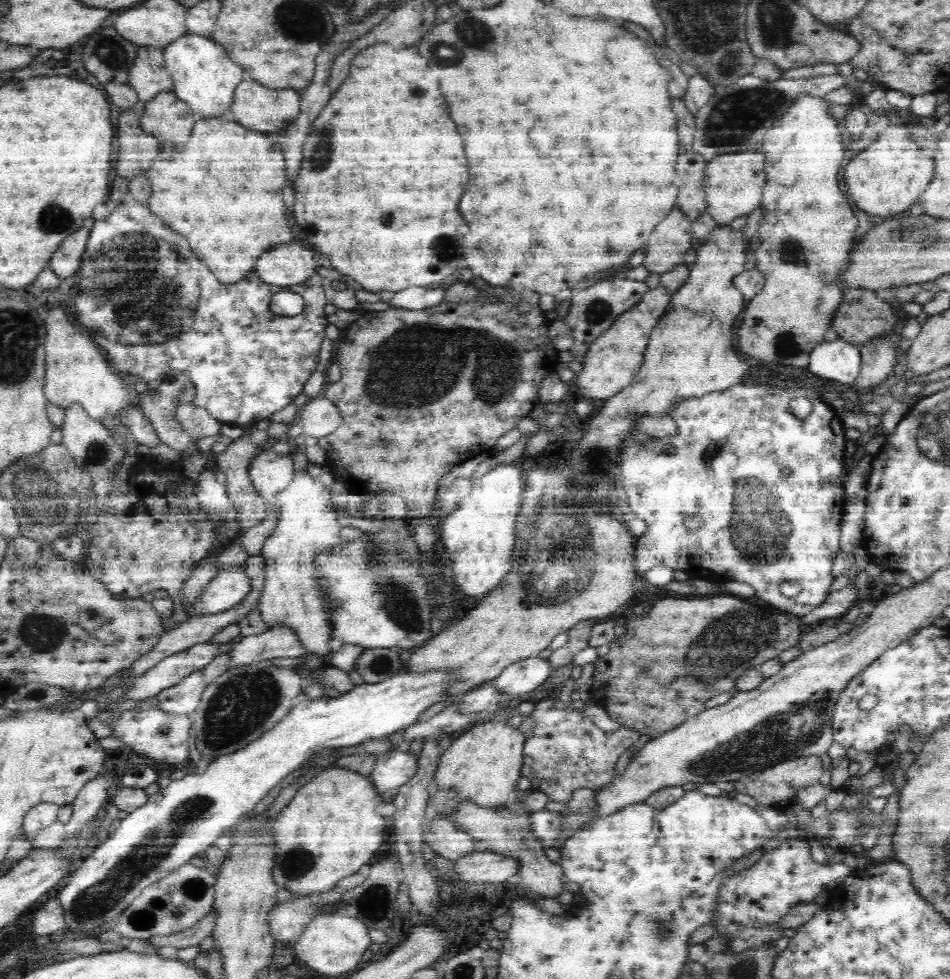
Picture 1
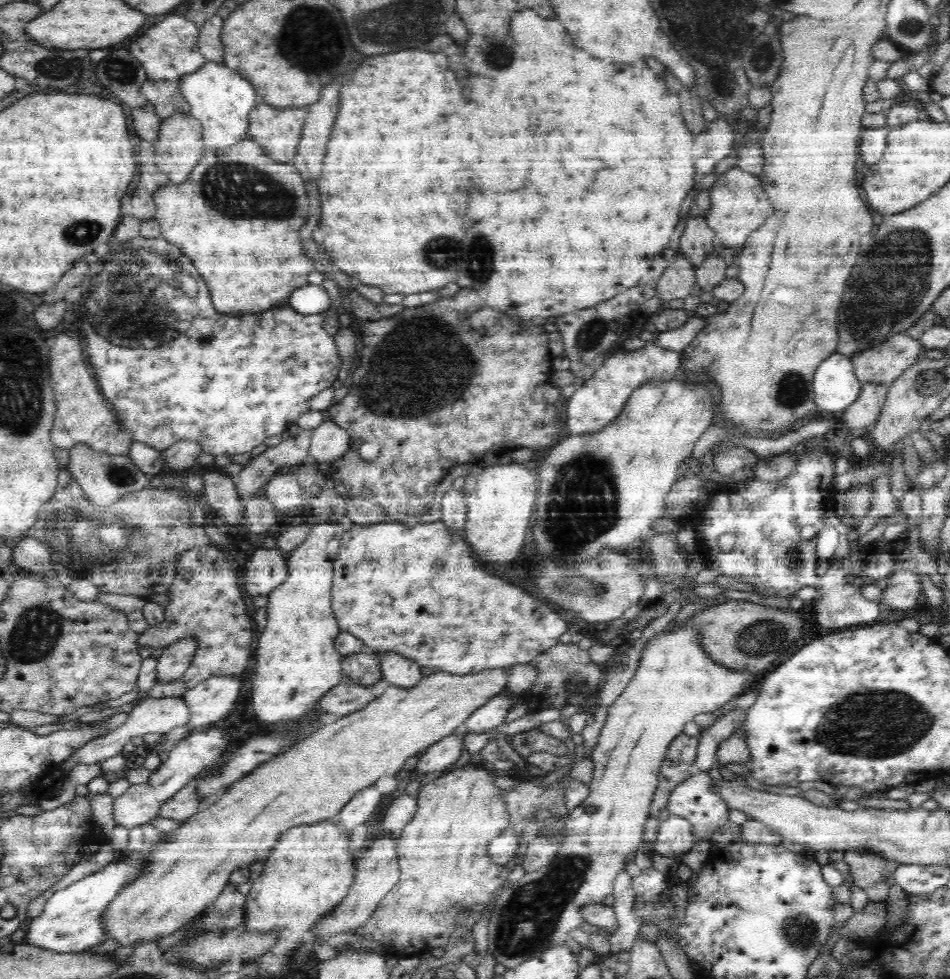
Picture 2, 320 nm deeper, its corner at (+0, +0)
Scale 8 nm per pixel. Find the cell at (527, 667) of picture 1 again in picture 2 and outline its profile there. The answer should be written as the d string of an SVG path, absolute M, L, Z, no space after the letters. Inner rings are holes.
M498 694L477 708L463 723L468 733L482 734L500 726L511 710L511 697Z

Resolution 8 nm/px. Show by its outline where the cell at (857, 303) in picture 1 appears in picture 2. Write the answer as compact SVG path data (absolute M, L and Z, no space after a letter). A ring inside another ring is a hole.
M907 332L896 333L890 338L882 341L882 344L877 344L868 348L868 350L862 350L858 354L854 354L851 360L856 372L856 377L859 377L861 385L866 382L877 382L880 385L892 385L898 377L902 376L910 366L916 364L916 362L923 358L924 349L920 345L919 340L914 337L908 336Z

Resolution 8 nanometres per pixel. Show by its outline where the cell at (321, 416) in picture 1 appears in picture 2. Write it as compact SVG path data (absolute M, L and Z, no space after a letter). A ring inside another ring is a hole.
M322 421L311 432L310 459L317 465L332 463L349 450L349 436L334 421Z

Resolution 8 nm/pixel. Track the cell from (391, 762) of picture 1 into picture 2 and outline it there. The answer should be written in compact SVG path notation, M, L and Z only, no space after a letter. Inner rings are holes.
M374 785L363 788L340 810L335 822L340 820L340 824L344 824L344 828L354 828L354 826L364 824L380 805L382 797Z

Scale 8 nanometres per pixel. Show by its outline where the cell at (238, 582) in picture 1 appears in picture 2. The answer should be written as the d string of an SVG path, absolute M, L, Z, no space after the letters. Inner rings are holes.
M258 548L246 566L246 592L250 596L269 594L285 580L285 560L288 554L273 549Z

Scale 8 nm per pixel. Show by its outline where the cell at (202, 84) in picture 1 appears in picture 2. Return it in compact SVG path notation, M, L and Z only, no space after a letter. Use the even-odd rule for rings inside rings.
M205 61L193 72L180 78L179 90L188 101L191 115L203 127L206 150L225 152L230 146L248 135L248 114L256 105L256 89L240 73L228 68L224 62Z

